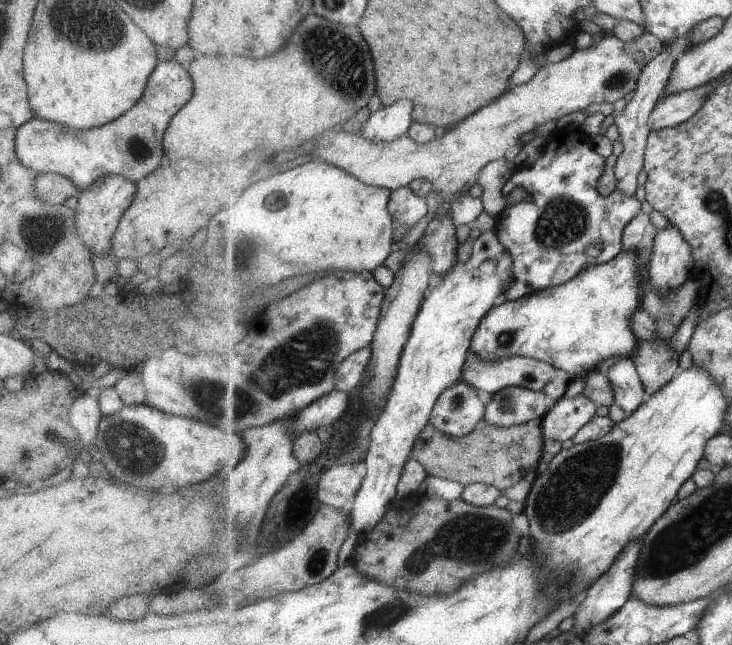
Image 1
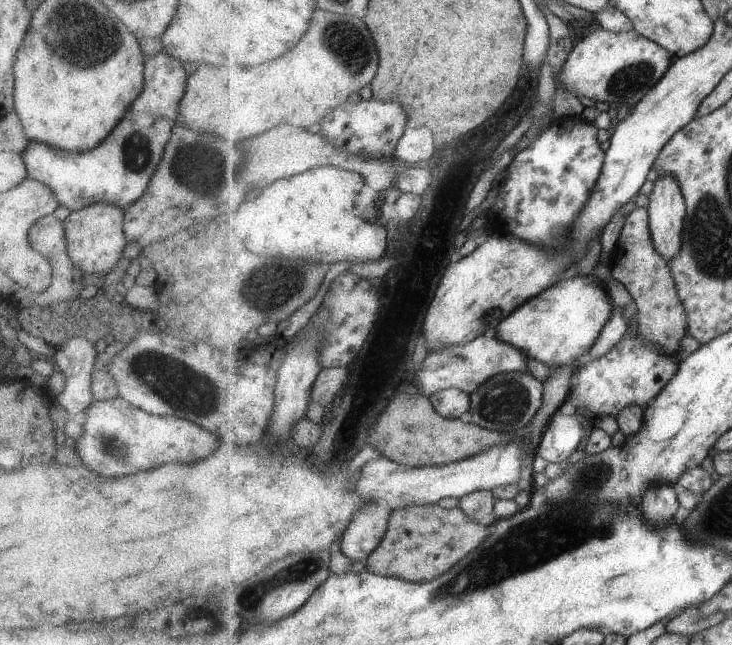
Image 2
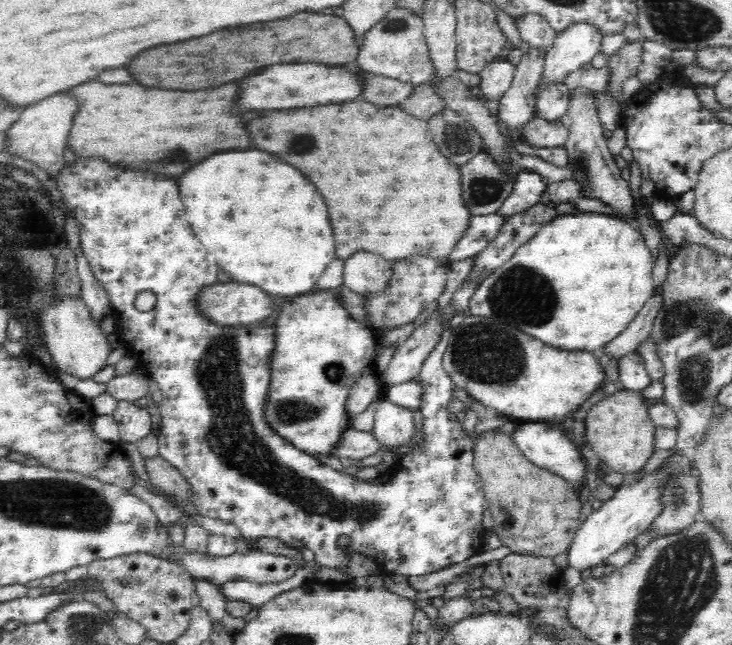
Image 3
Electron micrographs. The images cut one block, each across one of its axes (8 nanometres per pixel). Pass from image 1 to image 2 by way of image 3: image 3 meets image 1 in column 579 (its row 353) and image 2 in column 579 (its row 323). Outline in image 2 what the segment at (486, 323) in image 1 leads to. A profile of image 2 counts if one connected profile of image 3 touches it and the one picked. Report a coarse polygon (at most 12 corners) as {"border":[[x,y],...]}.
{"border":[[568,275],[493,332],[550,367],[580,367],[615,306]]}

